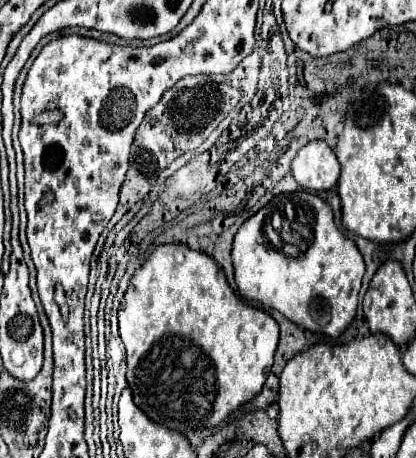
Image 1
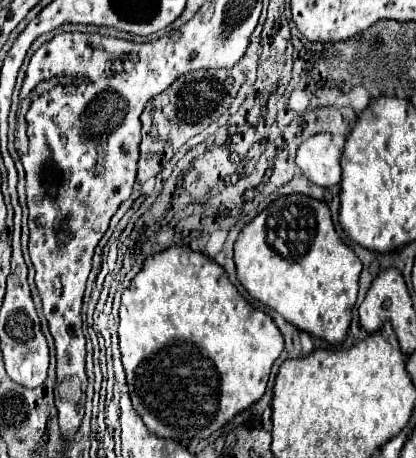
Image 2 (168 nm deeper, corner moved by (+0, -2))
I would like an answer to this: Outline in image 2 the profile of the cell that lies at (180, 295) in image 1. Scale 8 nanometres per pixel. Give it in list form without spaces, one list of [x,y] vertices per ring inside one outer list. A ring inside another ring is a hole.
[[[170,246],[168,250],[146,258],[142,270],[134,276],[134,280],[130,282],[130,286],[122,294],[118,336],[120,336],[122,364],[124,364],[124,370],[126,370],[126,380],[128,380],[134,410],[142,416],[142,420],[148,426],[150,432],[154,432],[162,438],[174,438],[174,440],[180,440],[180,442],[182,440],[192,440],[192,438],[208,438],[214,430],[222,428],[236,414],[244,412],[246,408],[256,404],[264,396],[266,384],[268,384],[268,378],[270,378],[270,368],[282,352],[282,336],[280,336],[280,330],[276,328],[274,320],[266,312],[260,312],[254,306],[250,306],[248,300],[244,296],[240,296],[236,286],[228,280],[228,274],[214,260],[210,260],[202,252],[190,250],[188,246]]]

